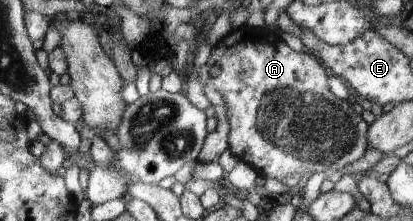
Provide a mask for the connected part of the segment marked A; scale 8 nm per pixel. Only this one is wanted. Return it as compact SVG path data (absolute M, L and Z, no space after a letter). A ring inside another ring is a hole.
M244 24L239 28L232 28L231 32L227 34L222 40L212 48L208 62L199 68L199 82L205 86L213 86L223 98L225 98L225 106L227 106L227 118L229 118L230 132L228 135L229 150L233 155L242 162L253 166L260 176L276 179L277 181L283 180L285 176L294 174L313 174L319 172L335 172L345 168L345 166L359 160L367 148L367 130L368 125L363 120L362 116L357 114L350 101L345 101L337 98L329 90L328 78L329 71L325 68L311 53L296 52L291 50L281 38L279 34L272 30L264 28L253 28ZM213 66L219 66L221 73L217 77L211 77L210 69Z

